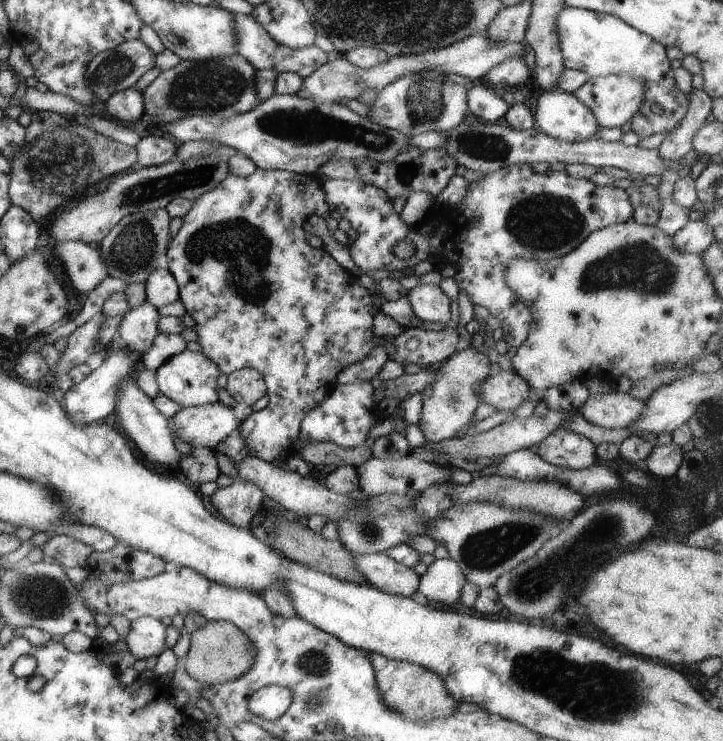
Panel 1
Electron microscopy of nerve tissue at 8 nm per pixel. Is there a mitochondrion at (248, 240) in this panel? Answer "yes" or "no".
yes

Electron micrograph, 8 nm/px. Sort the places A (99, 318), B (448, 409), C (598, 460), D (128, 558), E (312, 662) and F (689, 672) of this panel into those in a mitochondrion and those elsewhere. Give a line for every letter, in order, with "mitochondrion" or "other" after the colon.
A: other
B: mitochondrion
C: other
D: other
E: mitochondrion
F: other

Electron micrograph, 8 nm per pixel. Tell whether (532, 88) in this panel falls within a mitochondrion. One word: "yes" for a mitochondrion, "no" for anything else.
no

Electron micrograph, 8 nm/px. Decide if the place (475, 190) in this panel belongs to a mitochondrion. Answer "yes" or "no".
no

